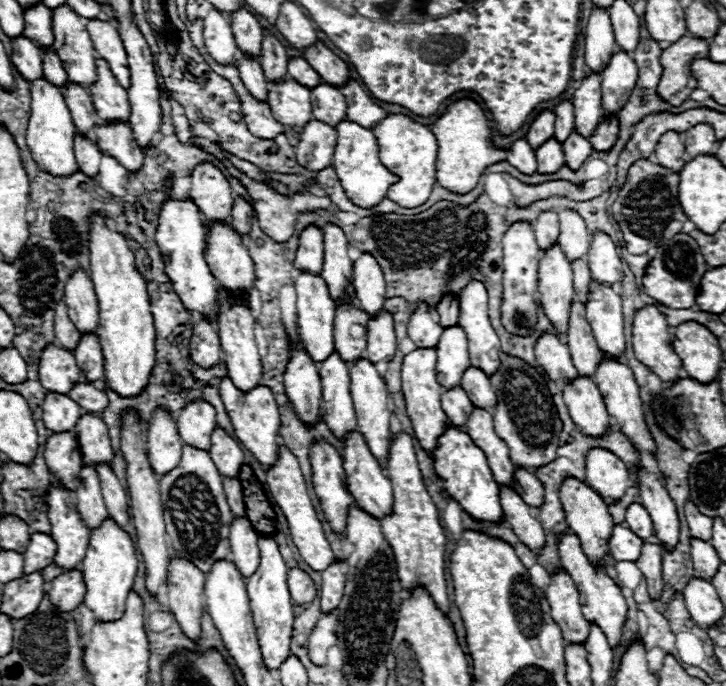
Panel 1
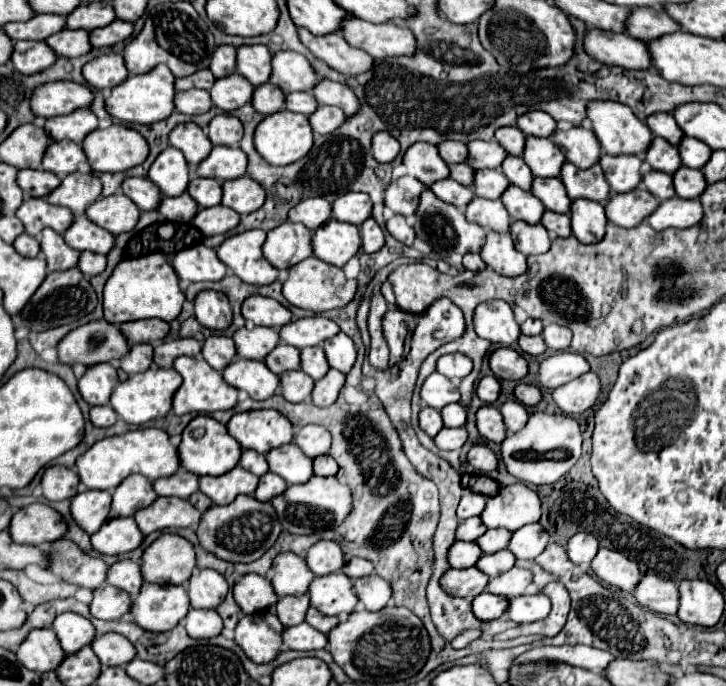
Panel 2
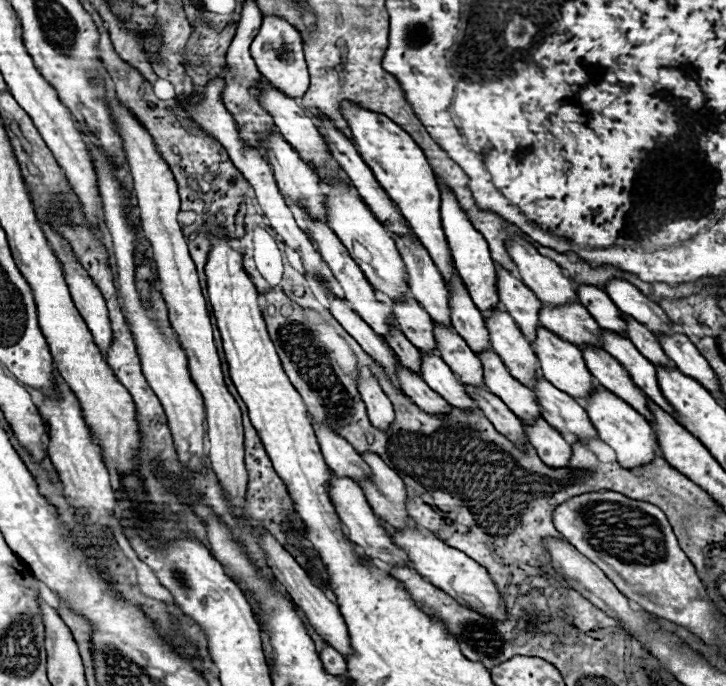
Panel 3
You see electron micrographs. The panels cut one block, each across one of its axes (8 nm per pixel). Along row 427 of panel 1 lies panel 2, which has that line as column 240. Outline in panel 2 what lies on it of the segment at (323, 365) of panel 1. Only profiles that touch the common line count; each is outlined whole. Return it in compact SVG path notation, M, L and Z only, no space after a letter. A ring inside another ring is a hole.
M244 326L236 330L232 338L236 344L238 356L250 358L250 360L264 360L264 356L270 354L280 340L278 330L266 328L266 326L252 326L252 328Z

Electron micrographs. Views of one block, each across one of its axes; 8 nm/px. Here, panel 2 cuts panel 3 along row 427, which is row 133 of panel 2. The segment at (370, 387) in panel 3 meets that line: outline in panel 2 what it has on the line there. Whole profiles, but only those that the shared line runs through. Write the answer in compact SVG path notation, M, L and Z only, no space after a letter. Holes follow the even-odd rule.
M376 132L372 138L372 154L378 162L392 162L400 152L400 144L398 140L394 140L394 136L390 136L388 132Z

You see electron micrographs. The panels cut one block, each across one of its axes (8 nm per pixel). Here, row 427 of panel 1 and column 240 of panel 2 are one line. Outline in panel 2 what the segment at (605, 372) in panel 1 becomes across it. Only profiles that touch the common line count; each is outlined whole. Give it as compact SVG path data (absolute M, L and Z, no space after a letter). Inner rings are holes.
M272 610L244 614L236 626L236 642L252 662L266 664L280 652L282 630L284 626Z

